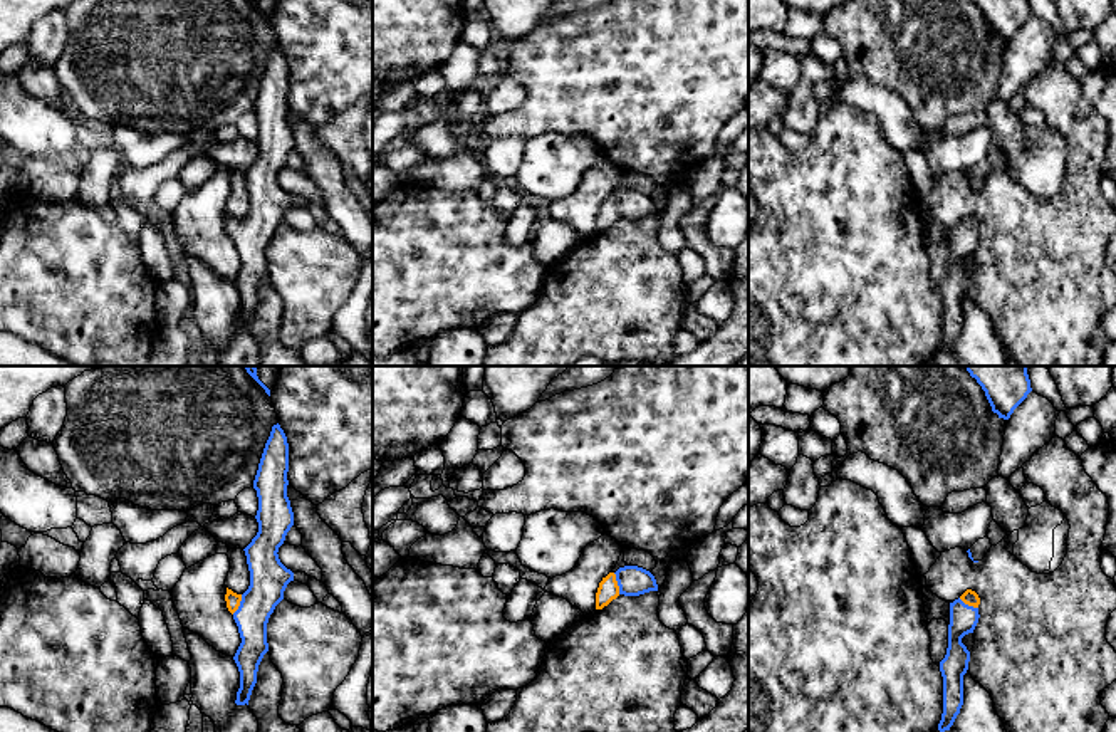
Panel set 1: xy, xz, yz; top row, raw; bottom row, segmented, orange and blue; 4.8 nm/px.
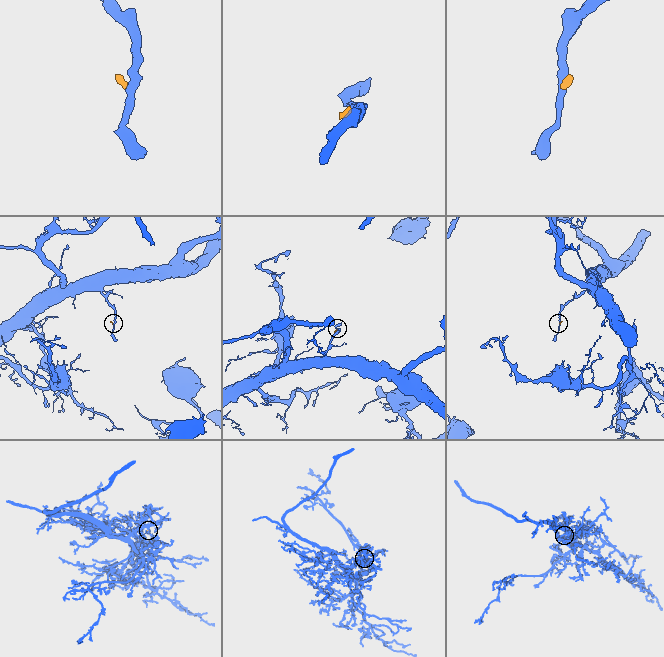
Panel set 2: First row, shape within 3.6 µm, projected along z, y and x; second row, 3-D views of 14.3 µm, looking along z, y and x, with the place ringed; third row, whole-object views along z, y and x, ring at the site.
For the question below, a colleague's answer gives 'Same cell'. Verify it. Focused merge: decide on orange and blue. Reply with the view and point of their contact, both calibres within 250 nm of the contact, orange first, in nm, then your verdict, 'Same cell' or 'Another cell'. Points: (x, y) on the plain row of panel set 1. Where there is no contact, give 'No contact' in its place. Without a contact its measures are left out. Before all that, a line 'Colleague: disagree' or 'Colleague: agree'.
Colleague: agree
Touches orange at xz (616, 207). Thickness 100 nm (orange) against 140 nm. Same cell

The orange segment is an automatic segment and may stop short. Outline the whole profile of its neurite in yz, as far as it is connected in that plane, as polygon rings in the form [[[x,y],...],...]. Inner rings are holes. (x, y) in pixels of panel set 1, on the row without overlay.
[[[967,213],[958,223],[950,227],[948,272],[940,285],[943,301],[943,337],[938,354],[950,354],[963,329],[963,299],[968,294],[970,275],[962,262],[973,257],[978,247],[980,222],[975,215]]]

